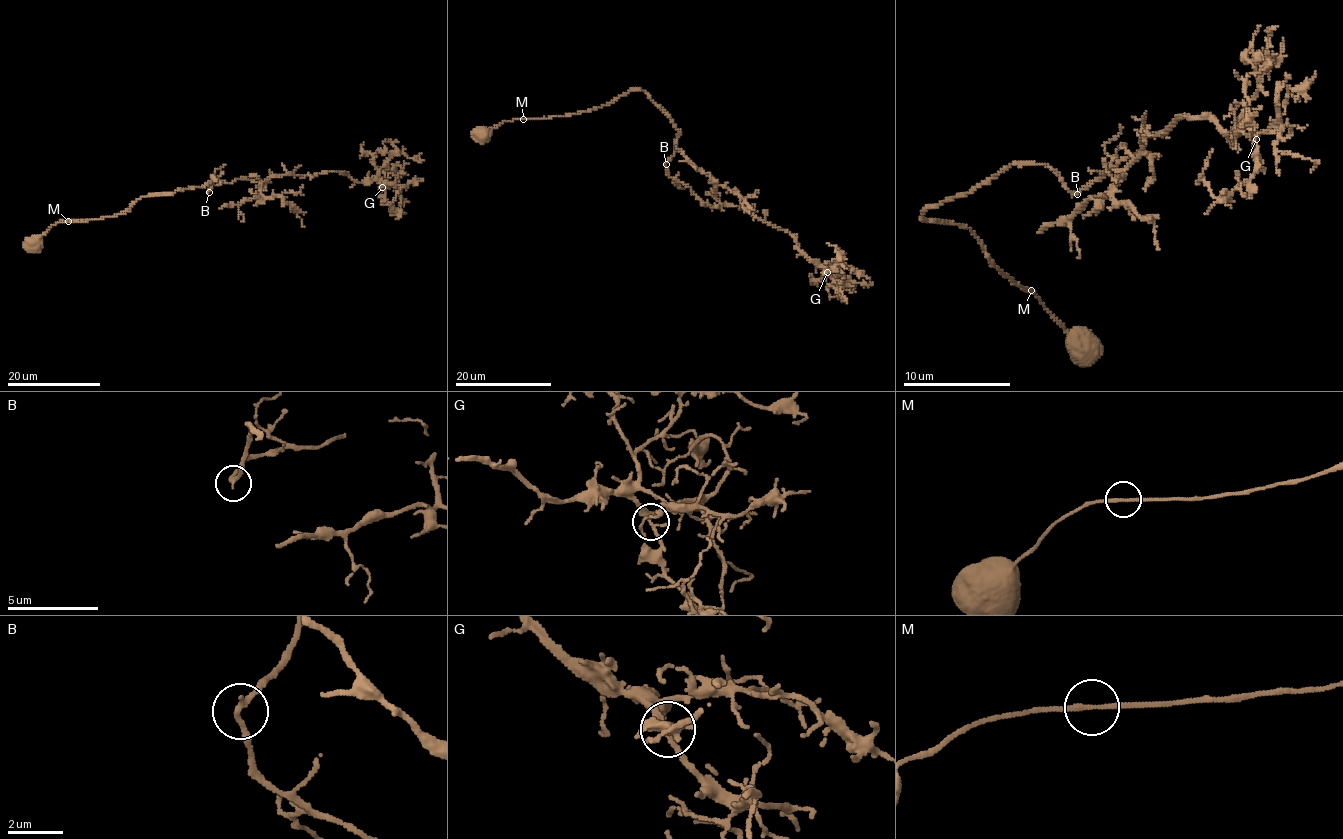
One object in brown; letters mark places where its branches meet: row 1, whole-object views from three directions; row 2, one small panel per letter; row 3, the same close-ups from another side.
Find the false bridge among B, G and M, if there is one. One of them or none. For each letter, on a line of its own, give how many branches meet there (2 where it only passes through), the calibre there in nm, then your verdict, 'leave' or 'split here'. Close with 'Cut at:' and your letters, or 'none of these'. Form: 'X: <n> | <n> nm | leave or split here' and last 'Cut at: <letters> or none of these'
B: 2 | 190 nm | leave
G: 3 | 200 nm | leave
M: 2 | 190 nm | leave
Cut at: none of these

